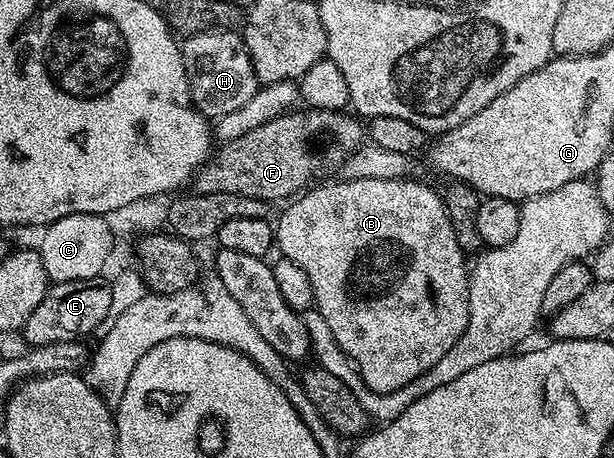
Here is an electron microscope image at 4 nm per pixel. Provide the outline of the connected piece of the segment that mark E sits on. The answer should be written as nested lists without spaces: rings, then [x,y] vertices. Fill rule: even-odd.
[[[101,277],[90,280],[70,280],[49,285],[46,296],[42,296],[42,304],[30,312],[30,320],[26,320],[23,336],[29,347],[45,346],[55,342],[74,342],[84,340],[91,335],[92,330],[107,316],[110,307],[111,288]]]

